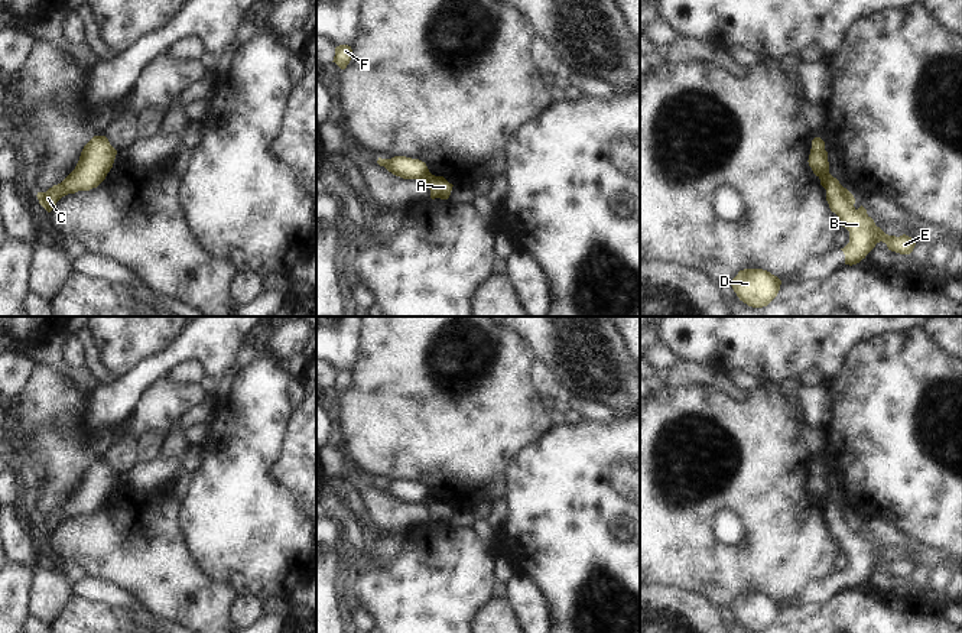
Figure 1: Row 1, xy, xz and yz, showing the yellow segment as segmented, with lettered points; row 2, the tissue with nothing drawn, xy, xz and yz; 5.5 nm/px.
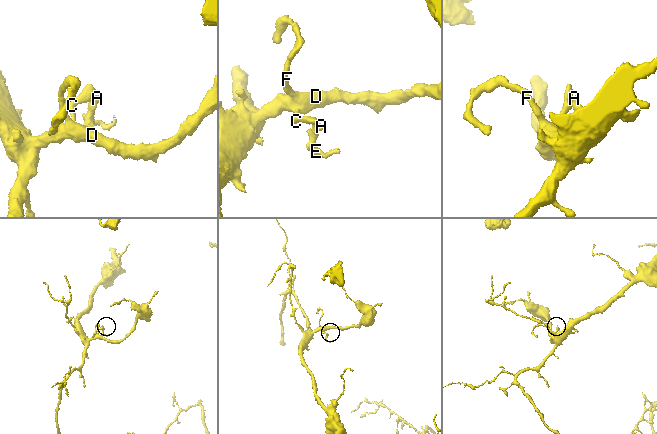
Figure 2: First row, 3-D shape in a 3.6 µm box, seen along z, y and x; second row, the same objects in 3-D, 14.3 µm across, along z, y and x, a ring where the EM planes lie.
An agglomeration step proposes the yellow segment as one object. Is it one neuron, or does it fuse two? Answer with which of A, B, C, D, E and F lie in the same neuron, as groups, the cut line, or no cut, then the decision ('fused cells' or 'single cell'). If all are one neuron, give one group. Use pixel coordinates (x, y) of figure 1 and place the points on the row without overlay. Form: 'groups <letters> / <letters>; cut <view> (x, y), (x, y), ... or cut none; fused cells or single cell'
groups A B E / C D F; cut yz (828, 493), (819, 500); fused cells

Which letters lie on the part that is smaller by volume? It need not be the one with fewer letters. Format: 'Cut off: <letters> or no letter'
Cut off: A, B, E

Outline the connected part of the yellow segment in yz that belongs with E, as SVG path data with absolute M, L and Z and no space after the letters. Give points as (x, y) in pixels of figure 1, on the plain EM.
M829 494L822 497L819 503L826 513L826 525L831 535L839 541L841 549L849 555L849 567L841 572L845 578L845 588L859 587L880 565L885 567L888 574L900 578L913 575L916 565L911 561L885 558L875 549L862 529L858 533L854 530L854 519Z

